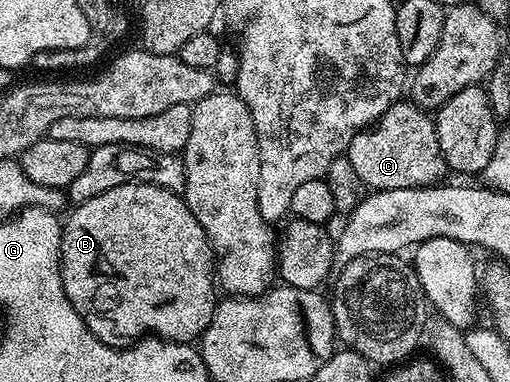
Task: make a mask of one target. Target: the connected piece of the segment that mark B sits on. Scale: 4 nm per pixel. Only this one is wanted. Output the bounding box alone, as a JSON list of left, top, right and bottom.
[61,183,219,344]

